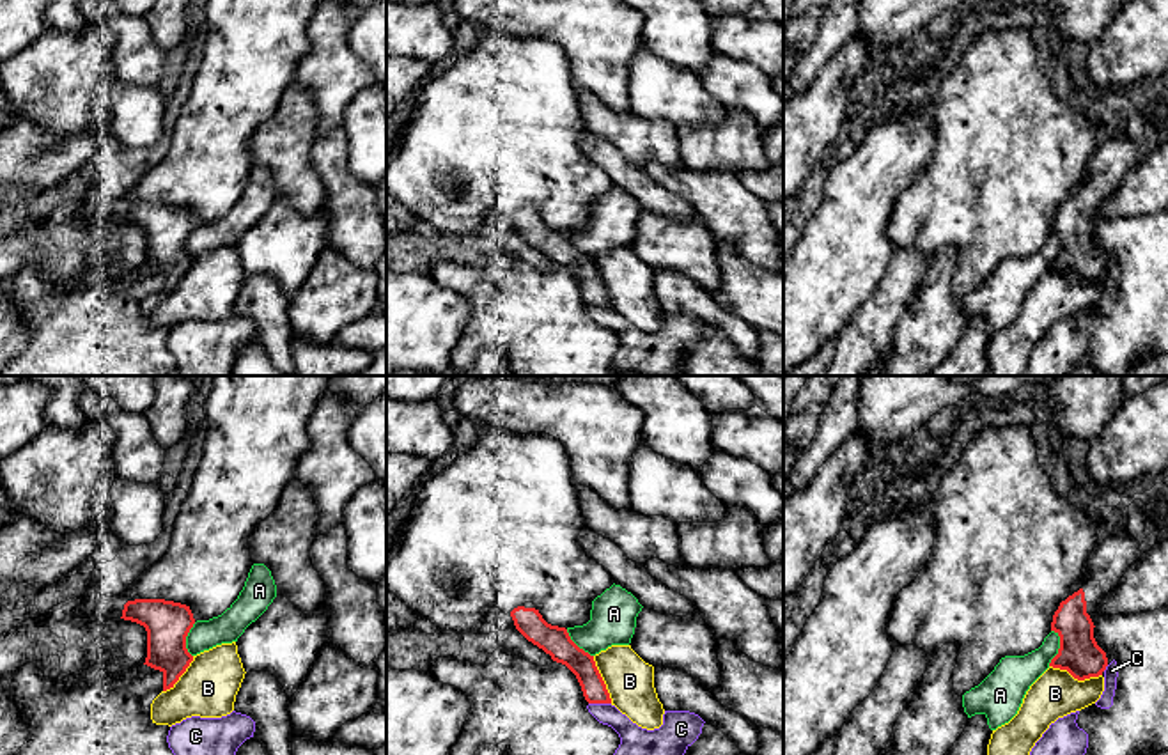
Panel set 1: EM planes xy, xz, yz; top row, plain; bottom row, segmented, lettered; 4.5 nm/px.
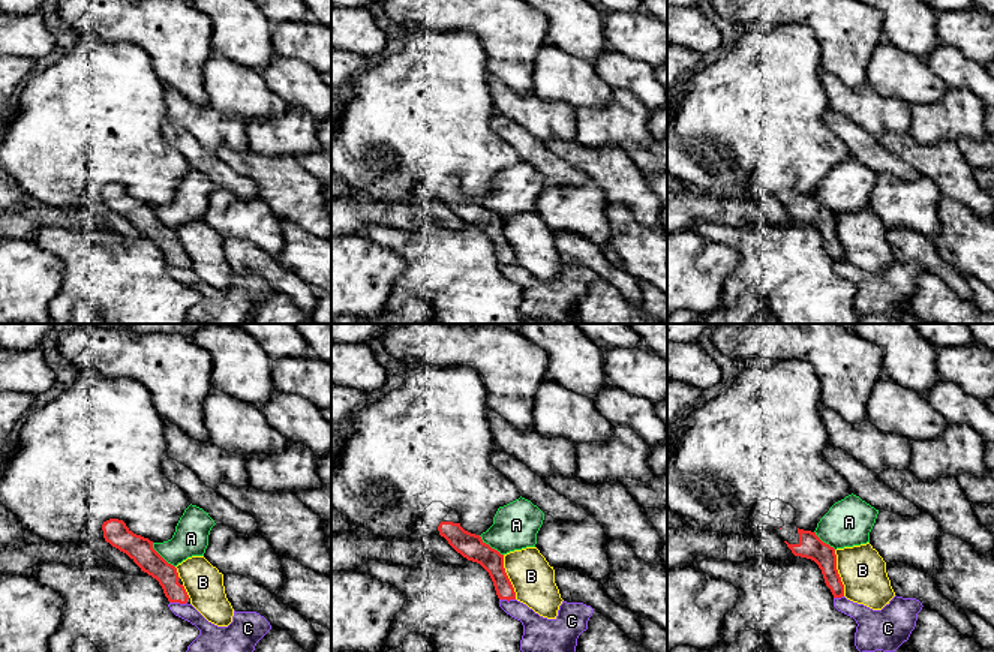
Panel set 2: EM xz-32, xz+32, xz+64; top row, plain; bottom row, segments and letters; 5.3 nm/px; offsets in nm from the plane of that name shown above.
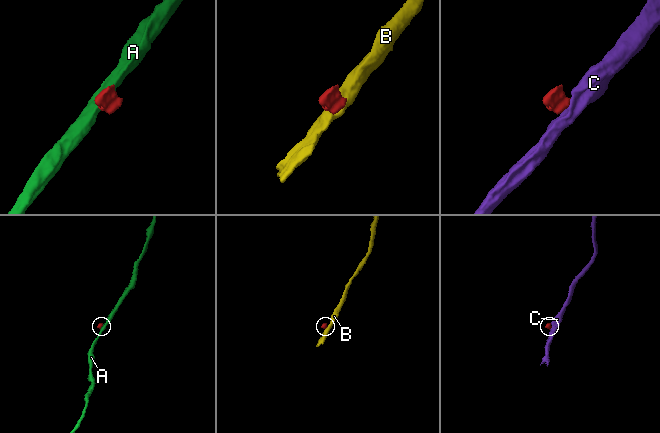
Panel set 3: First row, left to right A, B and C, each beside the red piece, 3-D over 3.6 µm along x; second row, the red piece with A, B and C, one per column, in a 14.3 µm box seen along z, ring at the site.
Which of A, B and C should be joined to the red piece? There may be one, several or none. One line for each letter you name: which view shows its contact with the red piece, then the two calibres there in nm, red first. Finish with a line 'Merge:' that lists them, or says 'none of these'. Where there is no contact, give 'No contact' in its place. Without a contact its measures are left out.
Merge: none of these

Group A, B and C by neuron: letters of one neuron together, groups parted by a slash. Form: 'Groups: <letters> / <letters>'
Groups: A / B / C

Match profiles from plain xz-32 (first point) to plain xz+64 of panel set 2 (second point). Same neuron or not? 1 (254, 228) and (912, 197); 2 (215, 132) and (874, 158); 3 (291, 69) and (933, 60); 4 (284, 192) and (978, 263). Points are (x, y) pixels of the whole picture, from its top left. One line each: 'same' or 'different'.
1: same
2: different
3: same
4: different

